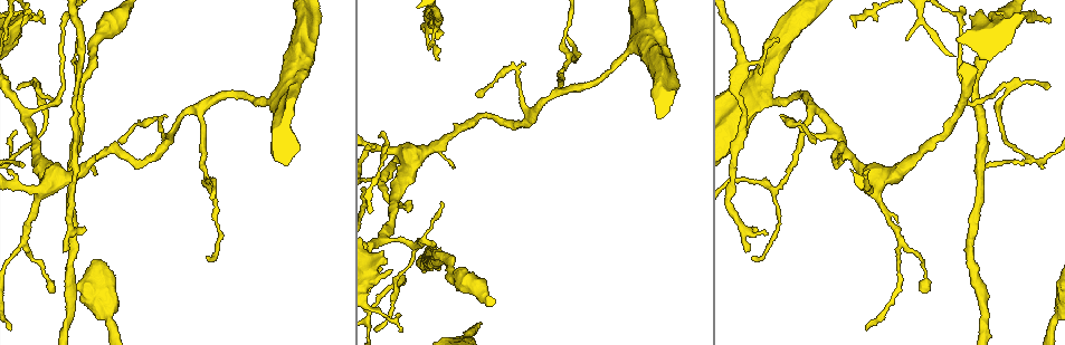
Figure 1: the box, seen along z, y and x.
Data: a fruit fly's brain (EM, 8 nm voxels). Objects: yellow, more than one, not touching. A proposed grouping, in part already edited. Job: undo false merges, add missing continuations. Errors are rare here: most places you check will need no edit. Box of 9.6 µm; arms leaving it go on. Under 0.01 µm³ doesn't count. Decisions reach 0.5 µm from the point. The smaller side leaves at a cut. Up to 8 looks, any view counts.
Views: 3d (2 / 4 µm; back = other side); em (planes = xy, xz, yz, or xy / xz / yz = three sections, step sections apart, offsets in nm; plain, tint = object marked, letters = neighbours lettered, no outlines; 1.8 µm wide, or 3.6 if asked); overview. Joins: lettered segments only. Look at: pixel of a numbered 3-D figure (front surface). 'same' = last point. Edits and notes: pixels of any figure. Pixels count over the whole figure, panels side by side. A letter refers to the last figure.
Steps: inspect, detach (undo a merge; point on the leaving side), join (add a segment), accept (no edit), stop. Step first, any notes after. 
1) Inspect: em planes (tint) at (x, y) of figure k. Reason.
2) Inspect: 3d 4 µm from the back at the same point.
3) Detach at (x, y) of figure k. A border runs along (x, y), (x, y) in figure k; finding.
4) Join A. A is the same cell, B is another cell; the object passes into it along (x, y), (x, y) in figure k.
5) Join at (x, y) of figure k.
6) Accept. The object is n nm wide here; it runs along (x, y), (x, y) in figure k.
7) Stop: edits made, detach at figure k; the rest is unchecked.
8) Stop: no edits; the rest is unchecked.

Inspect: em planes (tint) at (778, 39) of figure 1. Tapers out.

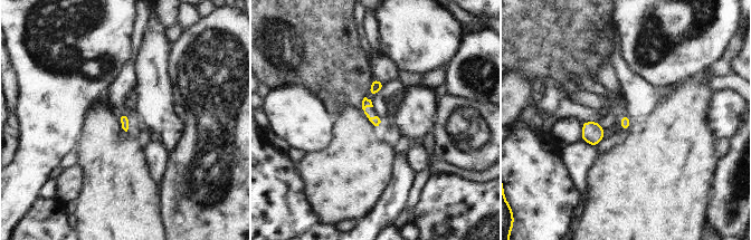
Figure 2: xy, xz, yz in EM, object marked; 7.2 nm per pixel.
Inspect: em planes (letters) at the same point. What lies round it.

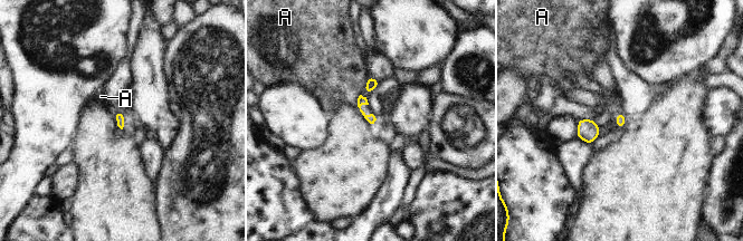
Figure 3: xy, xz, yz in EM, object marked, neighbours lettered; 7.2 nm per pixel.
Accept. The object is 70 nm wide here; the longest contact is with A, 120 nm; A is another cell; no lettered segment goes on from it.

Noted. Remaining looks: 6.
Inspect: em 3.6 µm planes (letters) at (752, 226) of figure 1. An open end.

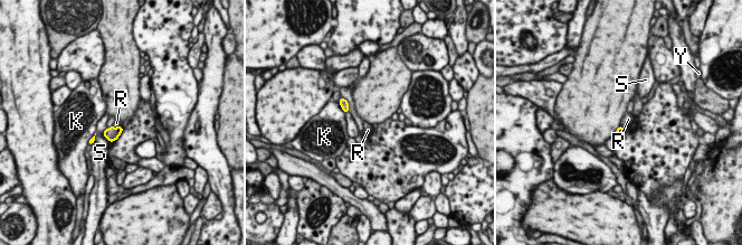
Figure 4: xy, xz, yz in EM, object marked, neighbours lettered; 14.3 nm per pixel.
Accept. The object is 120 nm wide here; the longest contact is with S, 220 nm; K, R, S and Y are other cells; no lettered segment goes on from it.

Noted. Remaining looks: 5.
Inspect: em planes (tint) at (638, 40) of figure 1. Touches itself.

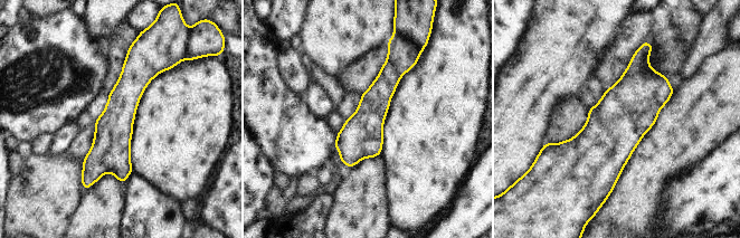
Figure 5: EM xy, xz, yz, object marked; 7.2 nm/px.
Inspect: em planes (letters) at the same point. See the neighbours.

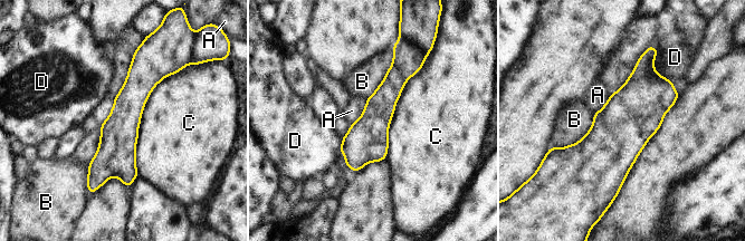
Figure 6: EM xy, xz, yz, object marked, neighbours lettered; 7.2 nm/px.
Accept. The object is 280 nm wide here; A, B, C and D are other cells; all the same neuron.

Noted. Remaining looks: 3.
Inspect: em planes (letters) at (559, 91) of figure 1. Branch point.

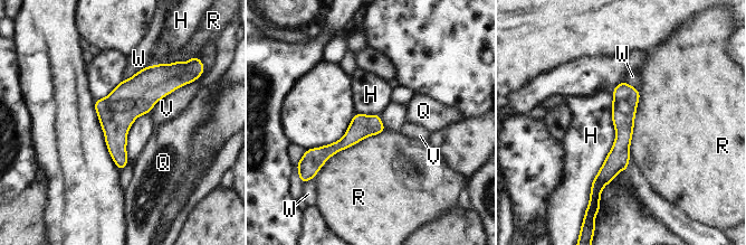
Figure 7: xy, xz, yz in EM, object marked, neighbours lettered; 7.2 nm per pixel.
Accept. The object is 170 nm wide here; H, Q, R, V and W are other cells; one neuron here.

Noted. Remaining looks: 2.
Stop: no edits; the rest is unchecked.

